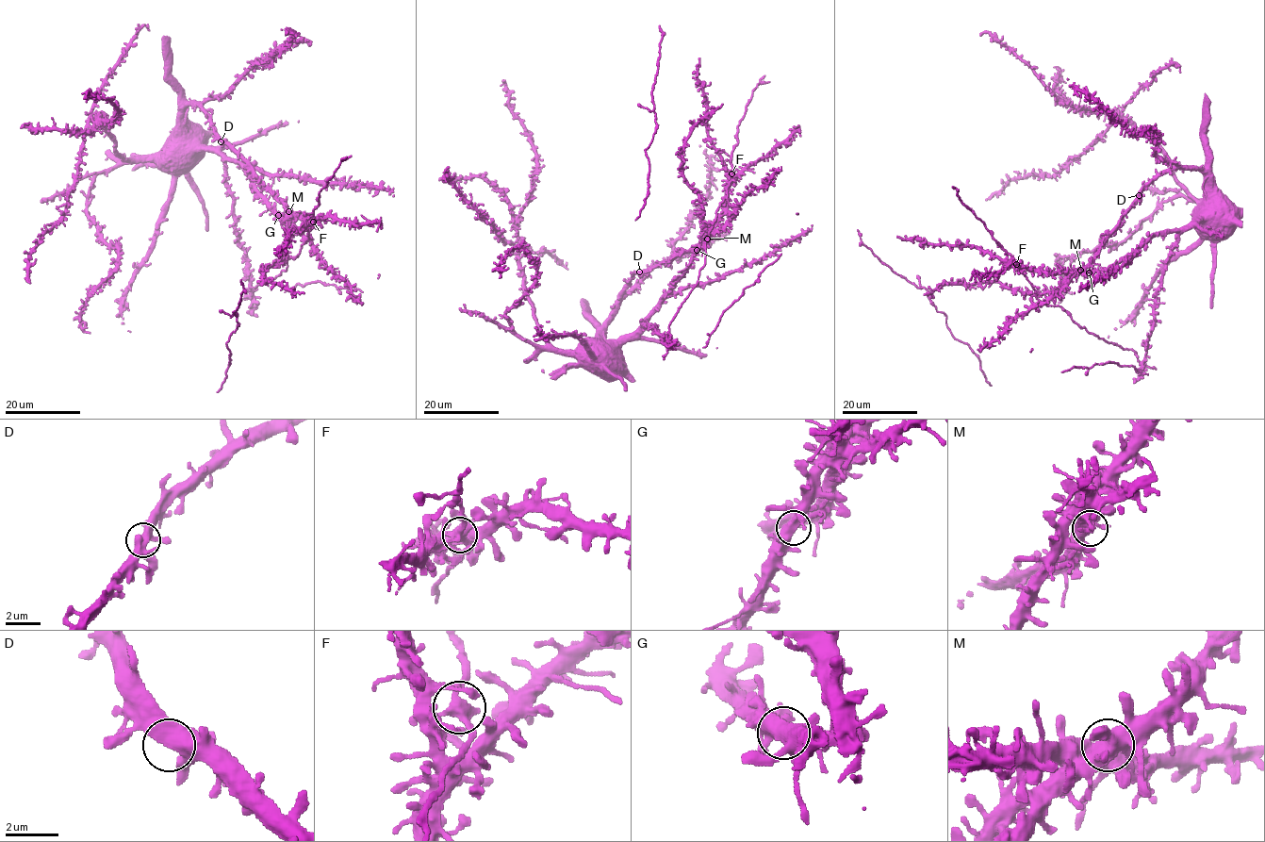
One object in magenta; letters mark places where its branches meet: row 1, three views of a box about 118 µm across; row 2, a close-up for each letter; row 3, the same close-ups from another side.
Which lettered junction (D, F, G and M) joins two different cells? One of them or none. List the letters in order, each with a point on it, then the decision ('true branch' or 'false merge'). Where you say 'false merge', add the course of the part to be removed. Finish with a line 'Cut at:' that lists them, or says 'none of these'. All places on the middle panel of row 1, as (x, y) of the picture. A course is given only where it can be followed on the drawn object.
D: (639, 272) | true branch
F: (731, 173) | true branch
G: (697, 250) | true branch
M: (707, 239) | true branch
Cut at: none of these

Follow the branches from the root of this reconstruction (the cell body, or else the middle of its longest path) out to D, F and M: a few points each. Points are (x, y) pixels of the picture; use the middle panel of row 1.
D: (599, 350), (598, 331), (610, 314), (624, 285), (639, 272)
F: (599, 350), (599, 345), (617, 345), (631, 336), (683, 273), (698, 242), (722, 211), (731, 173)
M: (599, 350), (599, 345), (617, 345), (636, 330), (659, 305), (661, 297), (672, 288), (691, 257), (707, 239)

